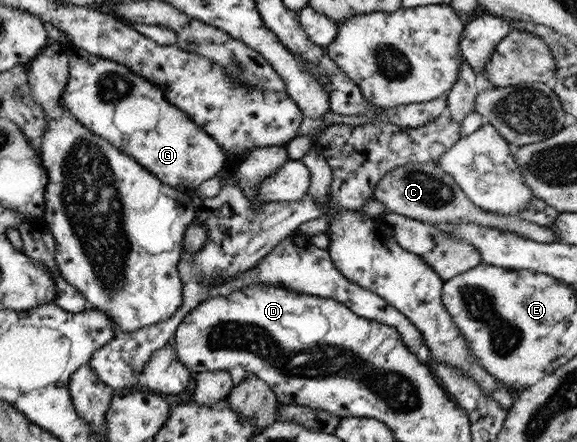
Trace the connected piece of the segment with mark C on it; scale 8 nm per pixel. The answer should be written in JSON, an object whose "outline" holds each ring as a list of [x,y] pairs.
{"outline":[[[416,163],[413,167],[408,164],[389,169],[376,182],[373,196],[383,203],[388,212],[430,224],[455,224],[472,222],[479,226],[496,228],[503,232],[517,233],[521,238],[531,239],[538,243],[555,241],[555,233],[548,226],[536,225],[534,222],[523,220],[518,216],[496,215],[476,207],[454,183],[454,180],[440,169],[438,164]]]}

